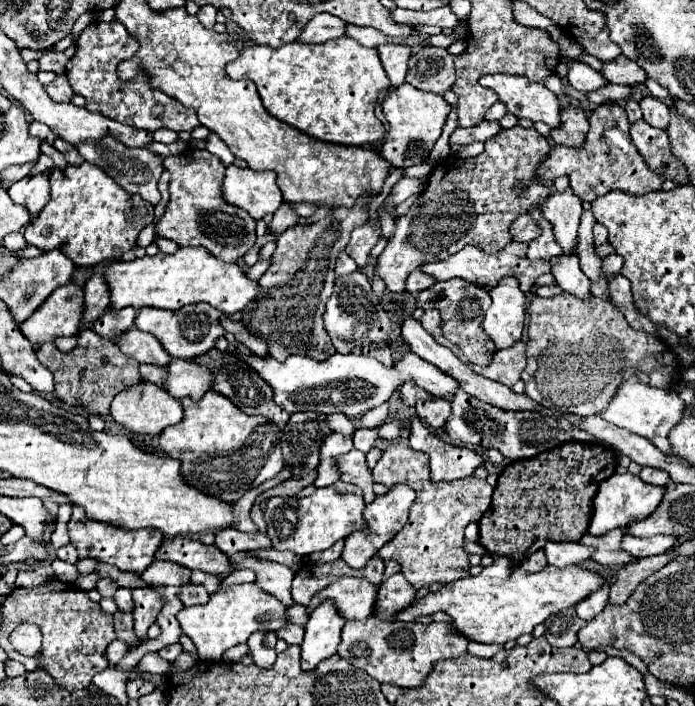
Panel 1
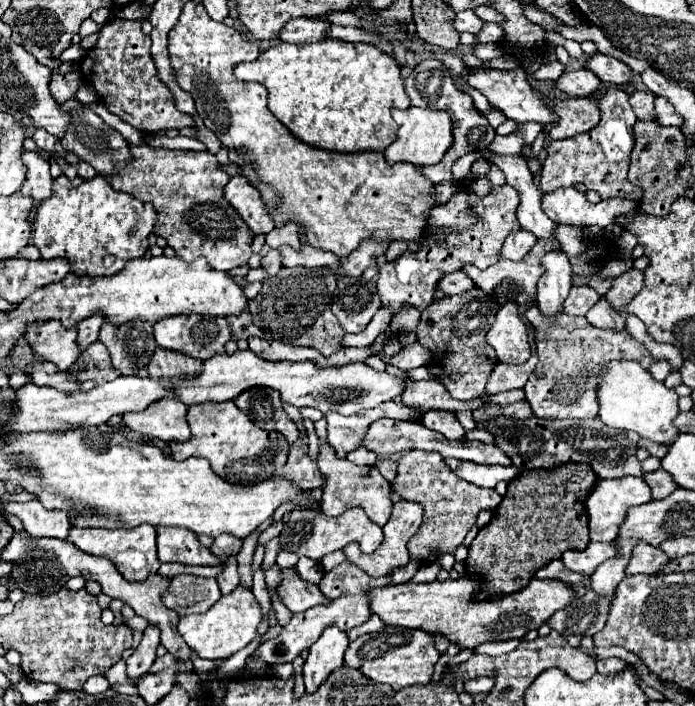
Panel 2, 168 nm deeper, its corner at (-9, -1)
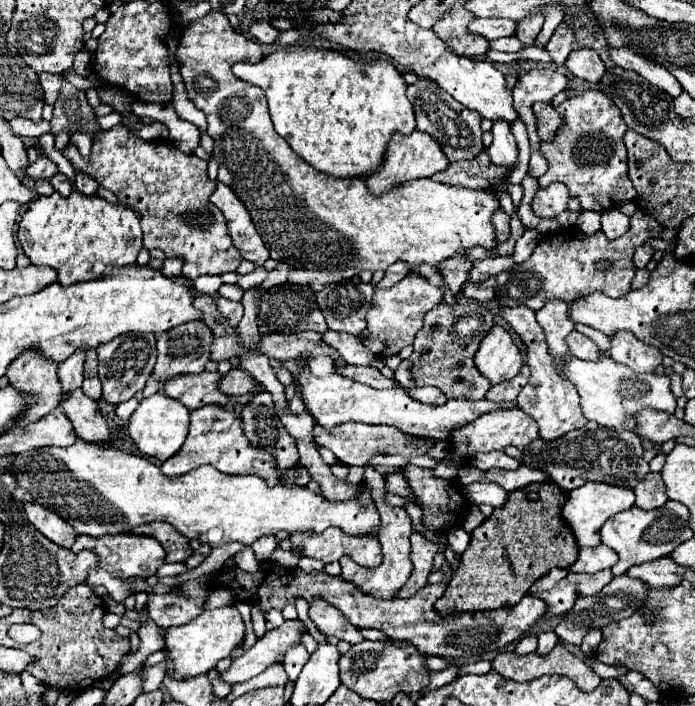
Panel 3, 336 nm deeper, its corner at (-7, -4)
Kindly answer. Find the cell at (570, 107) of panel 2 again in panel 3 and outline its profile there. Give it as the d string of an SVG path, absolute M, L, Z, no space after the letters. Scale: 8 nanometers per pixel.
M535 102L533 112L537 116L537 132L543 142L549 142L551 138L555 138L559 128L565 124L565 116L551 104Z

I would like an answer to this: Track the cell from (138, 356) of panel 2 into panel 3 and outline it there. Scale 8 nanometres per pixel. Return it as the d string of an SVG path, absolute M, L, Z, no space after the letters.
M121 334L111 342L97 346L97 354L99 354L99 378L103 382L103 398L109 404L125 402L139 390L143 390L155 366L157 360L155 334Z

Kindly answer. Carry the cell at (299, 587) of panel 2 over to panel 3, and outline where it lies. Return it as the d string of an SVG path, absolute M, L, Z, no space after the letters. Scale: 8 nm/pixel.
M315 598L309 604L309 618L319 628L319 632L323 632L325 636L335 636L351 644L357 644L363 640L359 630L355 626L349 626L349 620L337 608L333 608L329 602L321 598Z

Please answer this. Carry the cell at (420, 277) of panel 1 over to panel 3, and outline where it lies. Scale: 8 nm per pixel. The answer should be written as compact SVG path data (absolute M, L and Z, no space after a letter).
M489 278L485 282L469 282L461 288L461 294L477 302L487 302L495 296L495 278Z

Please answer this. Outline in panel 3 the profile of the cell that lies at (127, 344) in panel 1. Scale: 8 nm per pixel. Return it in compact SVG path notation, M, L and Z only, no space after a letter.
M219 372L177 374L177 376L169 378L169 382L165 380L163 392L169 398L175 398L181 404L185 404L189 410L201 408L205 404L225 406L229 402L229 398L225 398L225 394L221 394L221 390L217 390L217 386L215 386L217 376L219 376Z

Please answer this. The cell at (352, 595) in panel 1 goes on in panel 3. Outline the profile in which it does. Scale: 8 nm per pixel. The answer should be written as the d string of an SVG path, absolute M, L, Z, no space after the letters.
M285 620L279 628L269 630L263 638L259 638L257 644L243 656L233 658L231 668L223 672L221 678L227 684L235 684L261 674L273 666L277 658L283 656L289 648L301 644L301 632L307 632L307 626L301 620Z

